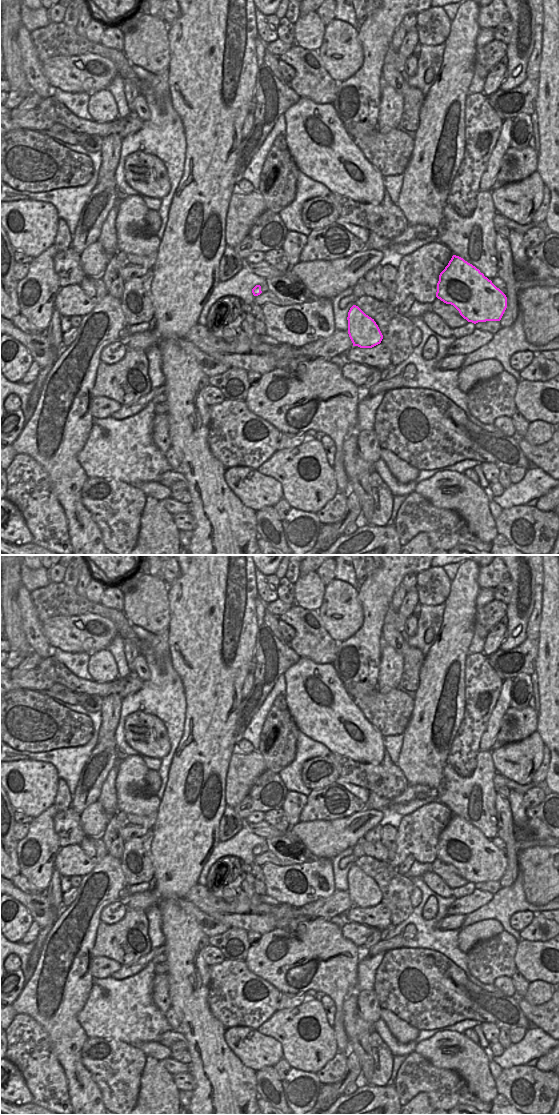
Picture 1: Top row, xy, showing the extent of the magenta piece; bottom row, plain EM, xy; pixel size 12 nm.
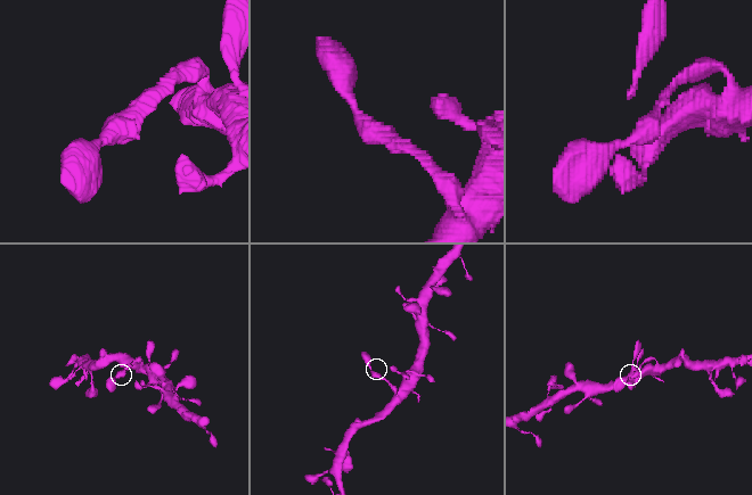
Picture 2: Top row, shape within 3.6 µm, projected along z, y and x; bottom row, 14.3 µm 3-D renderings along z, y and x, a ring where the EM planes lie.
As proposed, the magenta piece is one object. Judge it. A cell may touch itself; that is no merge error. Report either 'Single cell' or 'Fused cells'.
Single cell.

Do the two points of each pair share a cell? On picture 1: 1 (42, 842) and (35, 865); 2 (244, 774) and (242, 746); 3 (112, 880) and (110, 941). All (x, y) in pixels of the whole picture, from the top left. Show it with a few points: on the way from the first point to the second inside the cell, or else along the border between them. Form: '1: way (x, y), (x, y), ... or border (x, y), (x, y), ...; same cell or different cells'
1: way (42, 848), (39, 859); same cell
2: border (237, 749), (247, 753), (251, 753), (254, 750); different cells
3: border (101, 922), (97, 927), (94, 944); different cells

